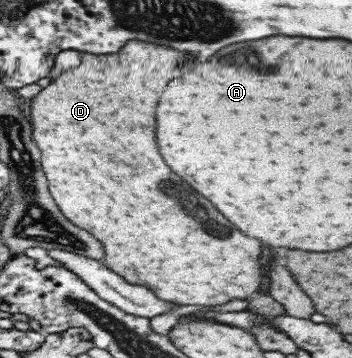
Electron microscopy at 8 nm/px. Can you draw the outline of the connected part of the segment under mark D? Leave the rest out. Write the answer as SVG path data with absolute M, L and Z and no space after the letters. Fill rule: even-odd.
M126 40L126 44L118 52L102 55L80 52L80 66L62 71L55 80L31 98L29 106L31 139L39 150L40 168L47 180L47 189L54 204L74 226L86 230L94 239L100 241L102 251L104 251L101 262L106 268L120 275L128 284L142 285L150 289L154 296L160 300L178 305L182 304L182 306L188 306L188 304L192 304L192 306L220 306L220 304L226 304L230 300L248 300L252 294L256 294L260 290L262 280L264 280L264 264L260 262L262 248L260 248L258 240L252 240L252 238L246 238L244 234L240 234L232 224L228 224L212 208L212 204L208 200L198 196L178 176L174 176L174 172L170 172L170 168L162 162L162 158L158 154L158 148L154 142L154 126L156 126L154 110L156 110L158 98L170 80L182 76L190 68L192 68L192 62L186 54L174 52L170 48L154 46L154 44L144 44L140 40ZM208 210L212 212L210 218L204 216L204 214L208 214ZM216 228L222 228L224 234L214 232Z

